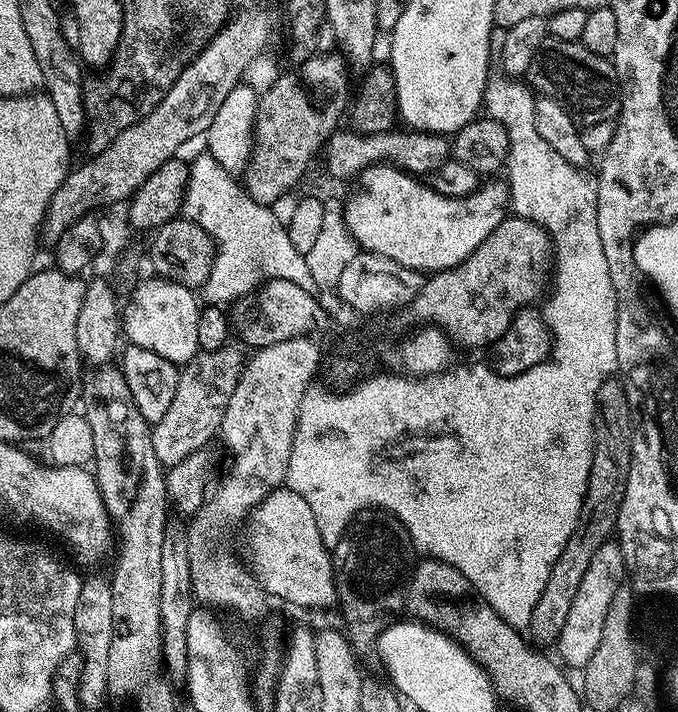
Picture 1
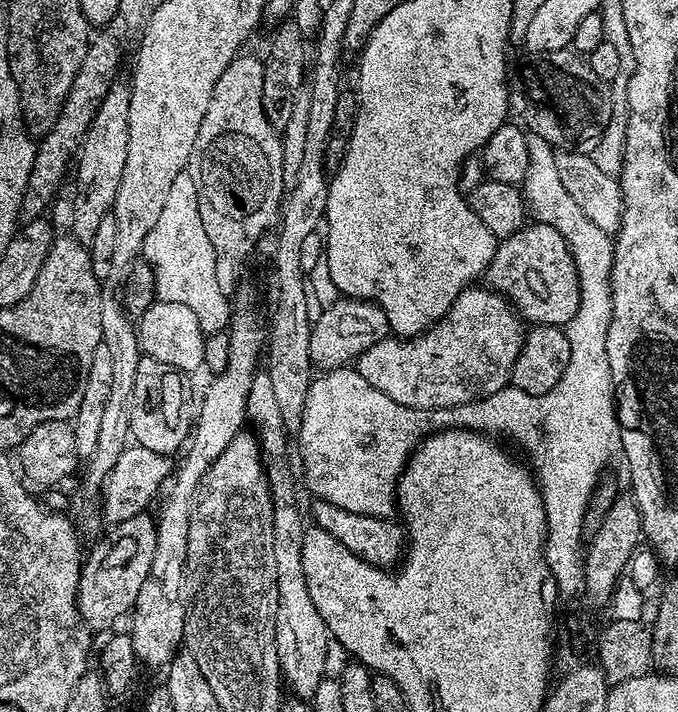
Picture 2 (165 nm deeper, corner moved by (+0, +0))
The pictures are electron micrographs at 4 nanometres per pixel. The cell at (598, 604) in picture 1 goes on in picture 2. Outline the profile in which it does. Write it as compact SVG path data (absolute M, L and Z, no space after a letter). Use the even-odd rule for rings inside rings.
M617 495L616 501L612 503L602 522L602 526L594 533L591 540L584 552L583 595L588 596L590 603L604 606L611 601L612 595L616 592L616 584L620 581L622 566L626 566L630 554L634 554L642 544L640 511L631 495Z

